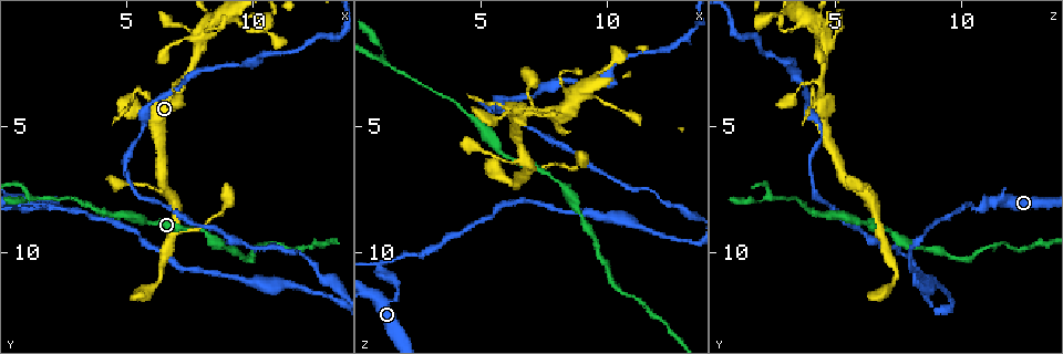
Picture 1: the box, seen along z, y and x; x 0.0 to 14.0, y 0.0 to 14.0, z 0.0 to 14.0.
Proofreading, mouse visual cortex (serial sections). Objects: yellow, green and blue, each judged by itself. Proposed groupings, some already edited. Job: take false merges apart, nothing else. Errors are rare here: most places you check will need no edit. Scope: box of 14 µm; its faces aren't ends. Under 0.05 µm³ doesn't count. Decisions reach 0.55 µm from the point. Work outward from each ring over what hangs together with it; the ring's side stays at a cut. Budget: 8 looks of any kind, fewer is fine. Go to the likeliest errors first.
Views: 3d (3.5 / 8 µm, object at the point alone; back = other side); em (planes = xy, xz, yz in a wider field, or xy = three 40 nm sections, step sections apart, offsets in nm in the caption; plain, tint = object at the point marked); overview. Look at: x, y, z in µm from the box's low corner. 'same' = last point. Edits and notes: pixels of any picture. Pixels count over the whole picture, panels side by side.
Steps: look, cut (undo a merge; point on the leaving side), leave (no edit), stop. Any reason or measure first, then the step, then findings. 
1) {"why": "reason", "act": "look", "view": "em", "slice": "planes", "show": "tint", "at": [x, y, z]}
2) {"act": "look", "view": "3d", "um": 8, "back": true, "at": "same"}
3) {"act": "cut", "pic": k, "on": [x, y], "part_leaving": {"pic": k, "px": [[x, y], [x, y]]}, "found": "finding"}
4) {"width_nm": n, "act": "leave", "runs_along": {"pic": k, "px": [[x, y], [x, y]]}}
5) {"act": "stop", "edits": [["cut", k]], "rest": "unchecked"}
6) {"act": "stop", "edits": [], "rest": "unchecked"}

{"act": "look", "view": "3d", "um": 3.5, "at": [1.0, 8.2, 10.5]}

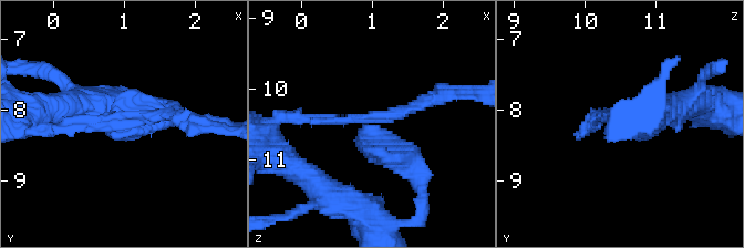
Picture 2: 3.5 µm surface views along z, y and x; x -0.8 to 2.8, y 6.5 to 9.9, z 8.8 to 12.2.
{"why": "shape alone is not enough", "act": "look", "view": "em", "slice": "planes", "show": "tint", "at": [0.95, 8.30, 10.55]}

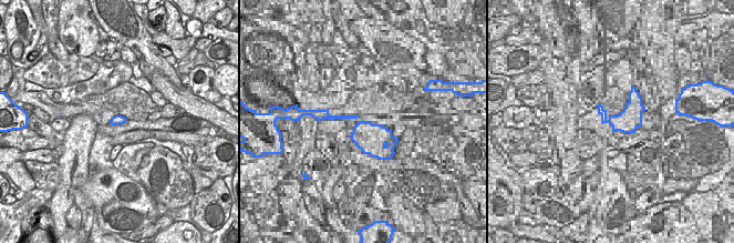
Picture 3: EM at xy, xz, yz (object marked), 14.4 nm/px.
{"act": "cut", "pic": 2, "on": [591, 124], "part_leaving": {"pic": 2, "px": [[367, 124], [438, 95], [465, 92]]}, "found": "two cells meet here"}

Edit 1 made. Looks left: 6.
{"why": "branch point", "act": "look", "view": "3d", "um": 3.5, "at": [1.2, 7.8, 2.4]}

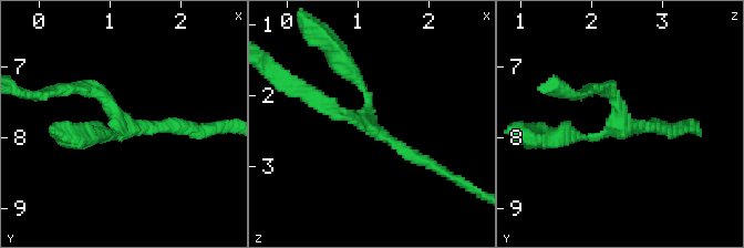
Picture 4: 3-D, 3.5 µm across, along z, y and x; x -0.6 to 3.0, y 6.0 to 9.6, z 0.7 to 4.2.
{"arms": 3, "arm_widths_nm": [150, 200, 200], "why": "now the EM", "act": "look", "view": "em", "slice": "xy", "step": 1, "show": "tint", "at": [1.10, 7.80, 2.40]}

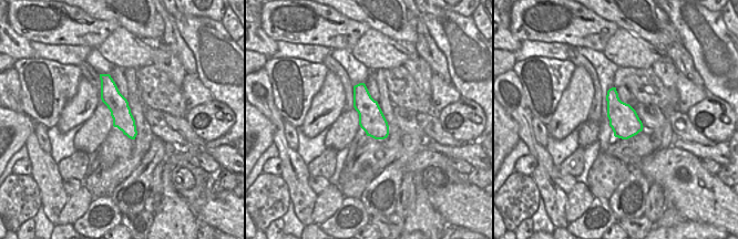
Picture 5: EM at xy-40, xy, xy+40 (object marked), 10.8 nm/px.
{"act": "leave", "runs_along": {"pic": 4, "px": [[431, 165], [367, 125], [367, 94], [342, 65]]}, "found": "one cell here"}

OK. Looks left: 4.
{"why": "a narrow waist", "act": "look", "view": "3d", "um": 3.5, "back": true, "at": [7.2, 3.3, 4.4]}

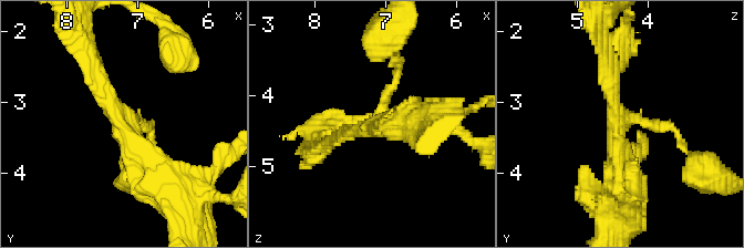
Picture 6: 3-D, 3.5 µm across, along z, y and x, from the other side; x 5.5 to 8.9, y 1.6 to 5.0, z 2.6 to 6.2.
{"arms": 3, "act": "leave", "runs_along": {"pic": 6, "px": [[173, 194], [128, 140], [91, 65]]}, "found": "all the same cell"}

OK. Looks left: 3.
{"act": "stop", "edits": [["cut", 2]], "rest": "unchecked"}

